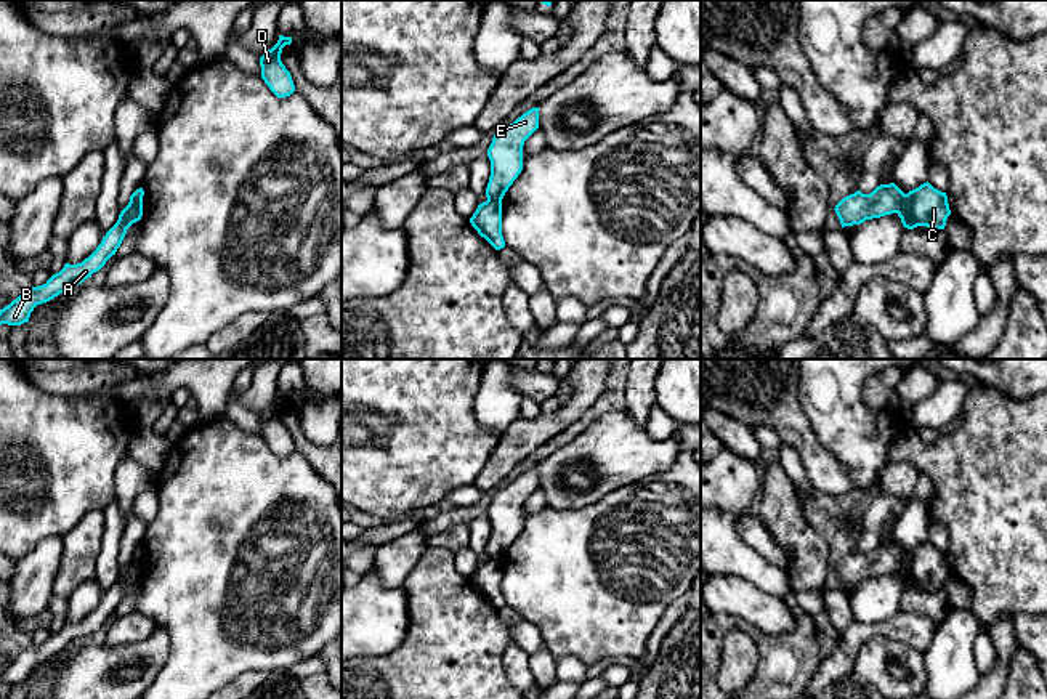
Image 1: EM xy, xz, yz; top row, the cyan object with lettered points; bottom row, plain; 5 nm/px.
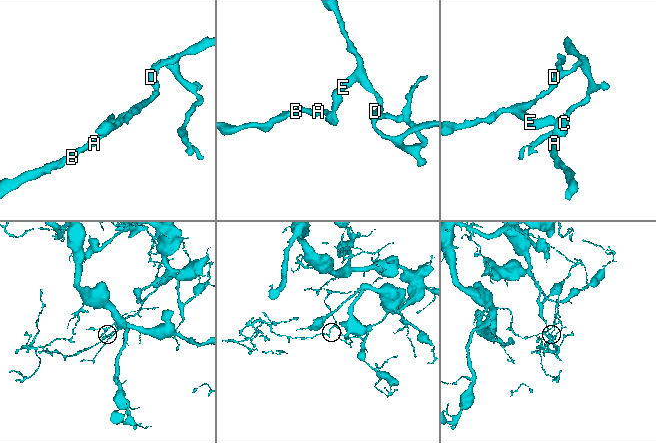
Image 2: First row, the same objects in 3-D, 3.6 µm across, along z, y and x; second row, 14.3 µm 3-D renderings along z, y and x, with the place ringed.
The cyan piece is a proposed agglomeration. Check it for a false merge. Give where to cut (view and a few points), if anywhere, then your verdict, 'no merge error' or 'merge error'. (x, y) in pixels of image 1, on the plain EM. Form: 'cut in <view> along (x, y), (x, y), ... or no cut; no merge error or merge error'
cut in yz along (905, 553), (897, 571); merge error

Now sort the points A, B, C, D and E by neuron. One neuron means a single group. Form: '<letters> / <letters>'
A B C / D E

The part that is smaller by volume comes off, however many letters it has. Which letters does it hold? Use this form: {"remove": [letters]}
{"remove": ["A", "B", "C"]}

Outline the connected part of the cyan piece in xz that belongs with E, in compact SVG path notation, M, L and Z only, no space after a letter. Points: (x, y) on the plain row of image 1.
M532 467L513 483L497 491L487 508L491 535L486 556L502 561L505 552L523 529L524 500L539 487L539 467Z

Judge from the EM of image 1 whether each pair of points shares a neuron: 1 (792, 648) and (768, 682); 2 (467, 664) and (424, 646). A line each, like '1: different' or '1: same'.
1: same
2: same

